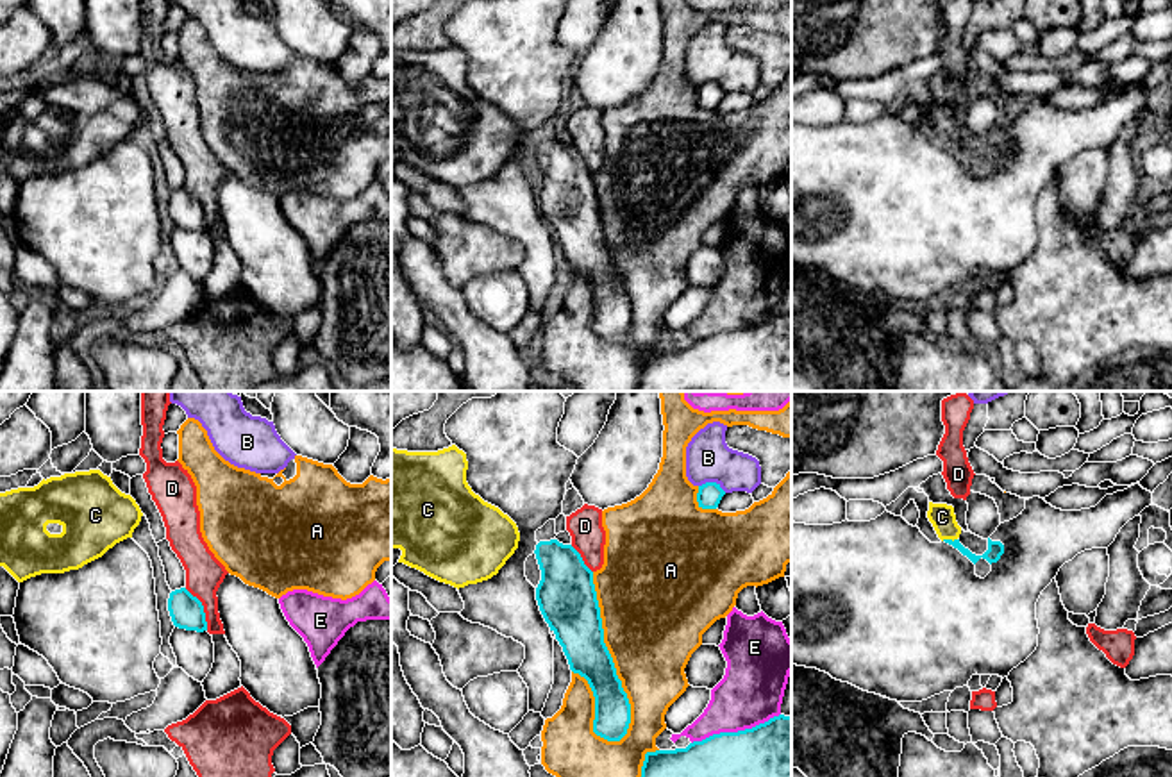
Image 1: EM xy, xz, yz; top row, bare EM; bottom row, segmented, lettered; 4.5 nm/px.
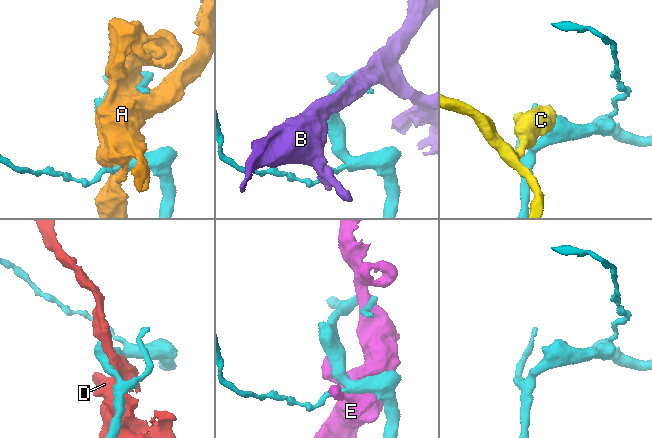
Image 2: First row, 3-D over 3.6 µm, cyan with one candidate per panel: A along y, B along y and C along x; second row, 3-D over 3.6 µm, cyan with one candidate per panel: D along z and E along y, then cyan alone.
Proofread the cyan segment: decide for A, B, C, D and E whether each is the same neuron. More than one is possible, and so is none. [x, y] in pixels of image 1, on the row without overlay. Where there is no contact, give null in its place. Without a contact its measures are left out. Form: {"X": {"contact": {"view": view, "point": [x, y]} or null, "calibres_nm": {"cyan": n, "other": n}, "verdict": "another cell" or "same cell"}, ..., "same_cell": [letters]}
{"A": {"contact": {"view": "xz", "point": [611, 258]}, "calibres_nm": {"cyan": 240, "other": 460}, "verdict": "another cell"}, "B": {"contact": {"view": "xz", "point": [713, 83]}, "calibres_nm": {"cyan": 110, "other": 200}, "verdict": "another cell"}, "C": {"contact": {"view": "yz", "point": [949, 140]}, "calibres_nm": {"cyan": 80, "other": 120}, "verdict": "same cell"}, "D": {"contact": {"view": "xy", "point": [202, 208]}, "calibres_nm": {"cyan": 150, "other": 170}, "verdict": "another cell"}, "E": {"contact": {"view": "xz", "point": [735, 333]}, "calibres_nm": {"cyan": 500, "other": 280}, "verdict": "another cell"}, "same_cell": ["C"]}

